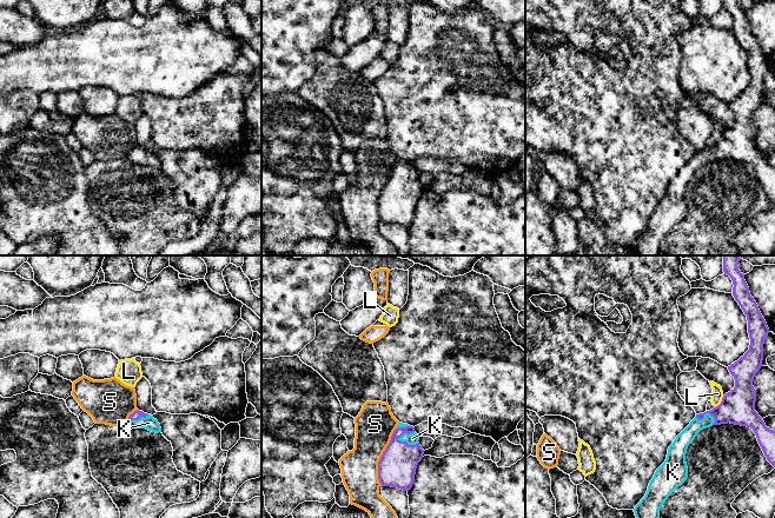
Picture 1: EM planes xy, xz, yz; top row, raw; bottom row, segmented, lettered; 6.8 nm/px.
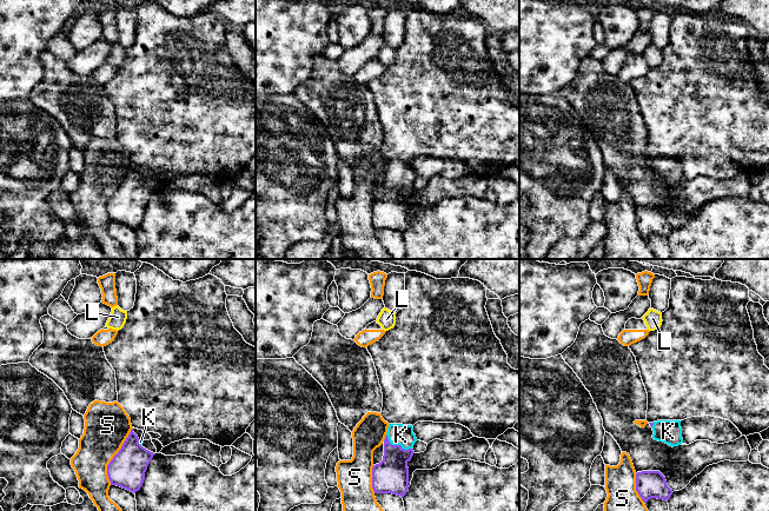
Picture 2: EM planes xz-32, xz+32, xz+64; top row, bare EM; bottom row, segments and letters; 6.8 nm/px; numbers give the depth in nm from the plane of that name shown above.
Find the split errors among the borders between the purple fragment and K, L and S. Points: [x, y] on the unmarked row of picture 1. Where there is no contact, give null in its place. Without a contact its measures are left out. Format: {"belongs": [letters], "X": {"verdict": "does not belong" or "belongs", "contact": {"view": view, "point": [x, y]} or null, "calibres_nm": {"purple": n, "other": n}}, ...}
{"belongs": ["K"], "K": {"verdict": "belongs", "contact": {"view": "xz", "point": [406, 179]}, "calibres_nm": {"purple": 260, "other": 80}}, "L": {"verdict": "does not belong", "contact": {"view": "yz", "point": [721, 138]}, "calibres_nm": {"purple": 240, "other": 80}}, "S": {"verdict": "does not belong", "contact": {"view": "xz", "point": [381, 193]}, "calibres_nm": {"purple": 260, "other": 260}}}

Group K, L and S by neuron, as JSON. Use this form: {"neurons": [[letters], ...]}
{"neurons": [["K"], ["L"], ["S"]]}

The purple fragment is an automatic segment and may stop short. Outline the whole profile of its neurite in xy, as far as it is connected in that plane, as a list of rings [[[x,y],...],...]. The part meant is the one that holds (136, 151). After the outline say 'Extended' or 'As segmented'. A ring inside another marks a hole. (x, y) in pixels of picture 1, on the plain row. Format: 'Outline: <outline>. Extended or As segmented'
Outline: [[[134,147],[127,155],[127,161],[135,165],[146,165],[148,167],[161,168],[160,160],[153,152],[144,150],[143,147]]]. Extended

